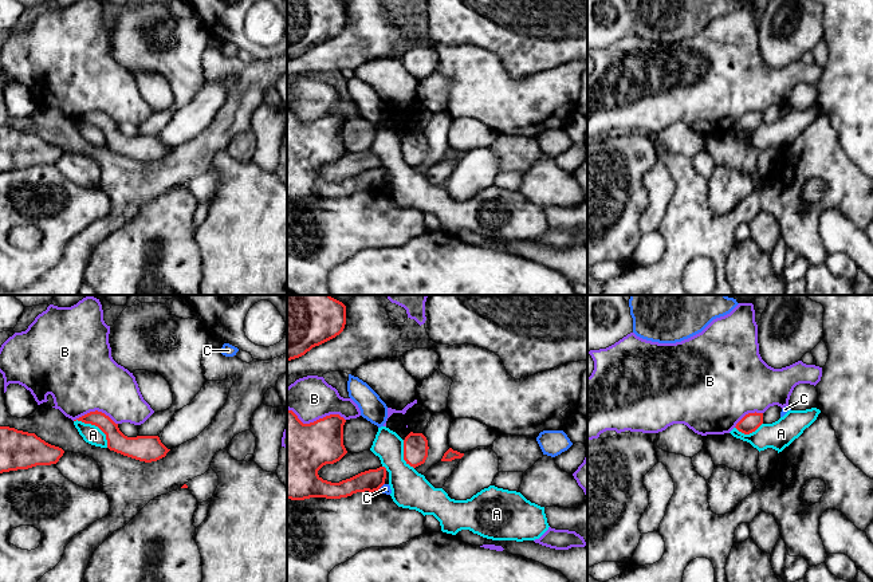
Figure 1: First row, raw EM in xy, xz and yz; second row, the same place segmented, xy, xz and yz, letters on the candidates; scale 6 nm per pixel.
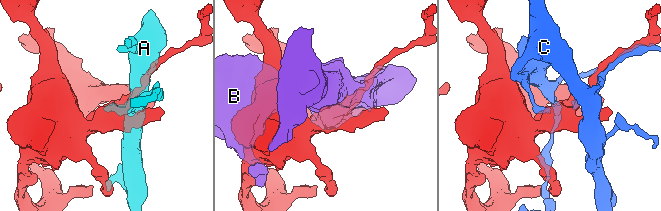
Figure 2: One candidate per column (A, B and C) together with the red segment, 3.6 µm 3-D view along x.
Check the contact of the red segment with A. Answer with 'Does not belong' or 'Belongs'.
Does not belong

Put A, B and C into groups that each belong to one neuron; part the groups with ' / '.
A / B / C

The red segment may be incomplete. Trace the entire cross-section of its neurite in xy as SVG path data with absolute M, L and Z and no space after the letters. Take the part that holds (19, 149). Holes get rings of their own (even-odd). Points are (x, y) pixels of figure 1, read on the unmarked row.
M0 126L0 173L56 164L63 153L35 133Z

